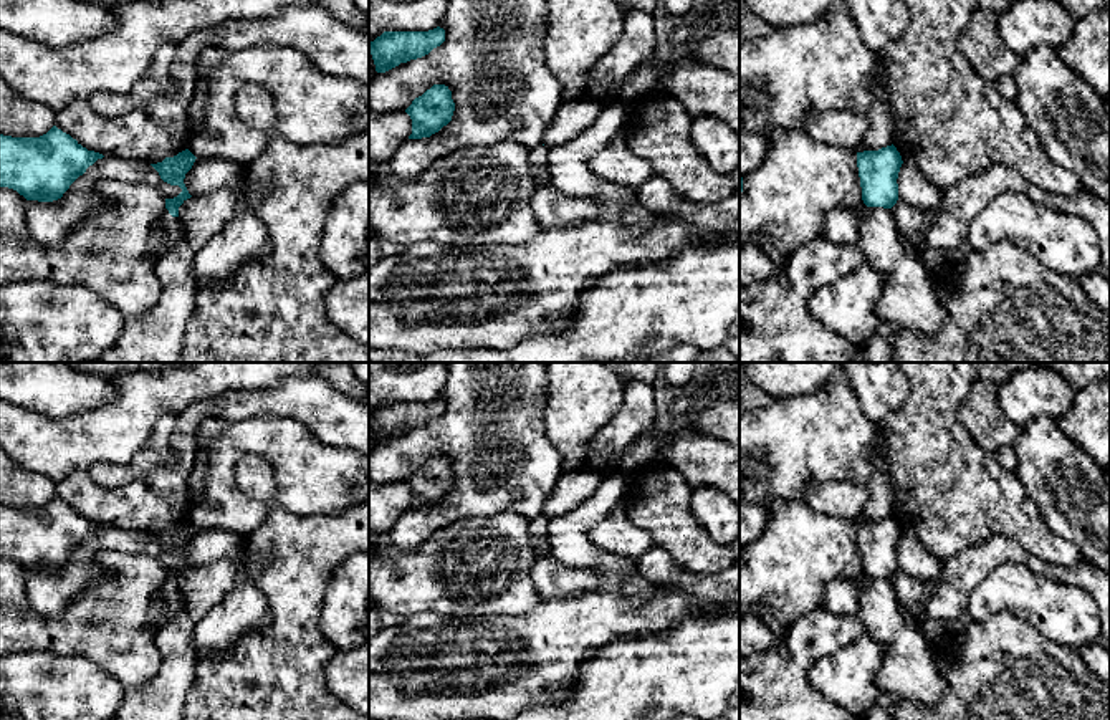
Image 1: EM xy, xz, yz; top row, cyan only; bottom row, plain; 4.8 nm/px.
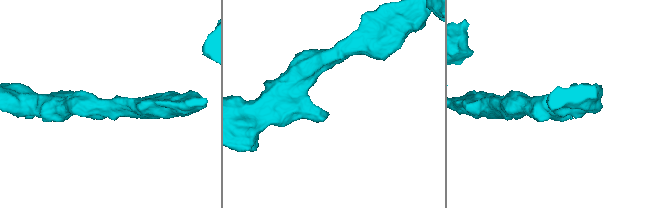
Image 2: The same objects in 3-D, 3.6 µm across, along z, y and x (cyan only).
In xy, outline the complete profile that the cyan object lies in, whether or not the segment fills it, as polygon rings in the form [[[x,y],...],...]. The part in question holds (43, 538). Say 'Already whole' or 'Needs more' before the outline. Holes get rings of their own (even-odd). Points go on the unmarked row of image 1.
Already whole. [[[56,497],[40,508],[0,505],[0,558],[13,559],[26,571],[53,573],[103,528]]]

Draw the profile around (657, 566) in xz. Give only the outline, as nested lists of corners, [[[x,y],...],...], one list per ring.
[[[653,546],[635,559],[639,574],[653,584],[665,584],[708,606],[723,606],[739,596],[739,566],[718,574],[695,574],[682,569],[662,548]]]

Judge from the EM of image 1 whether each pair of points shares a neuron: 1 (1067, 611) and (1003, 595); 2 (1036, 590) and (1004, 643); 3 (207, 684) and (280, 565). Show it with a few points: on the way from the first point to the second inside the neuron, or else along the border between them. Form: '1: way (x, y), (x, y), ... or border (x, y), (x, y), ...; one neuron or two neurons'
1: way (1051, 606), (1028, 595), (1019, 595); one neuron
2: border (981, 619), (1011, 611), (1052, 639); two neurons
3: way (240, 666), (280, 626), (280, 598); one neuron

